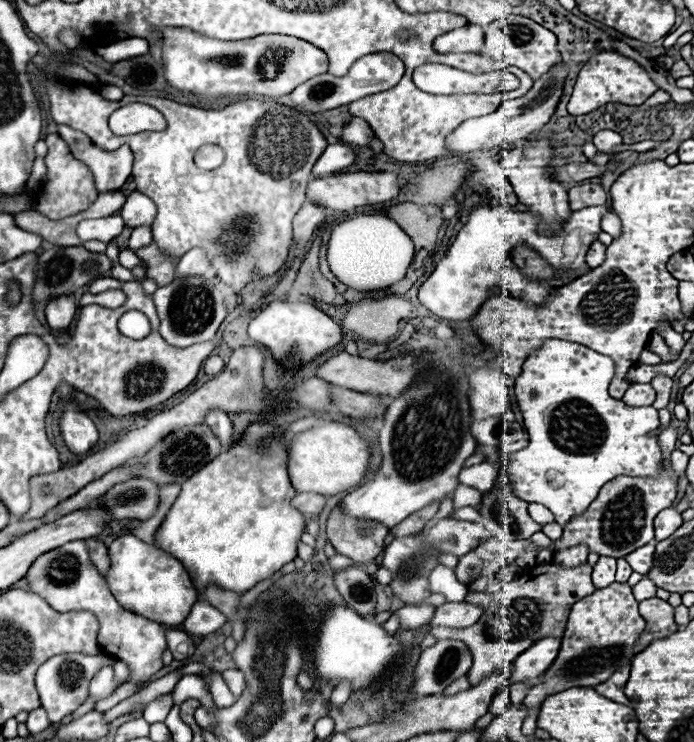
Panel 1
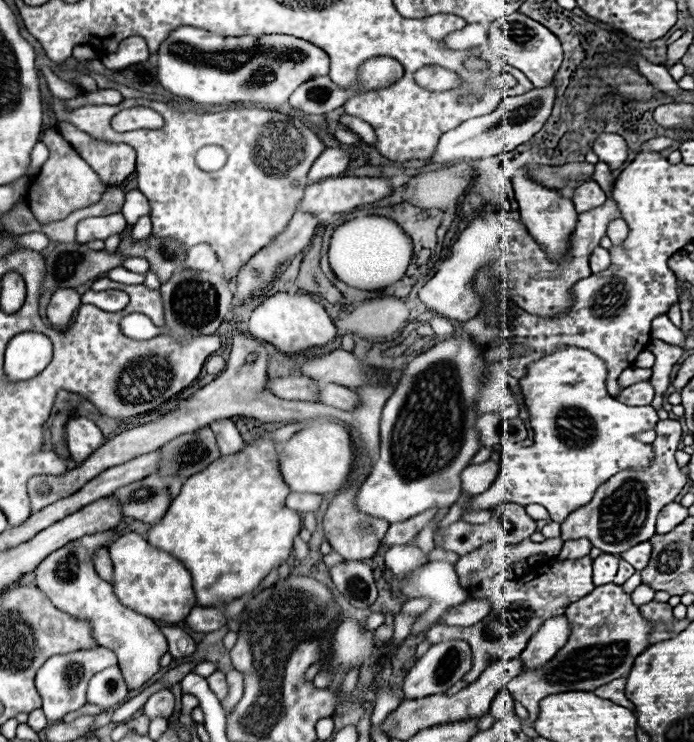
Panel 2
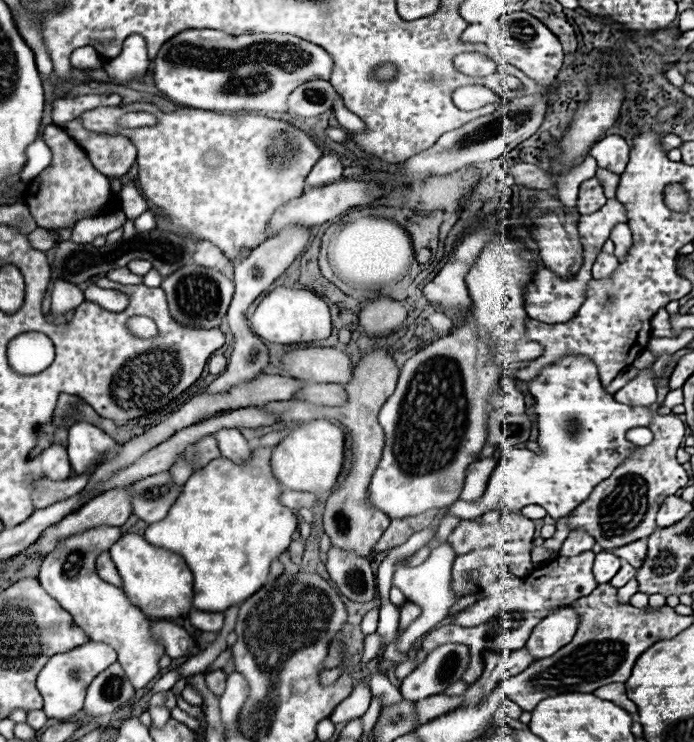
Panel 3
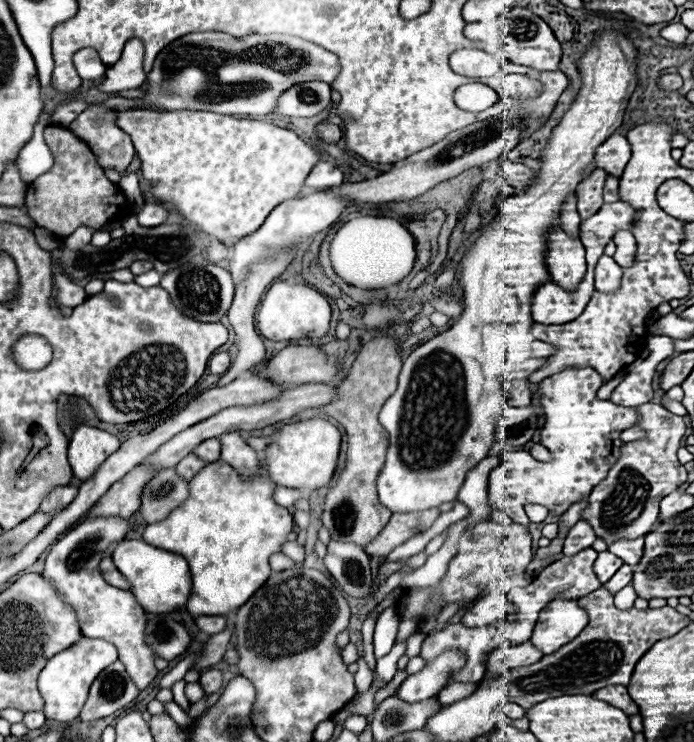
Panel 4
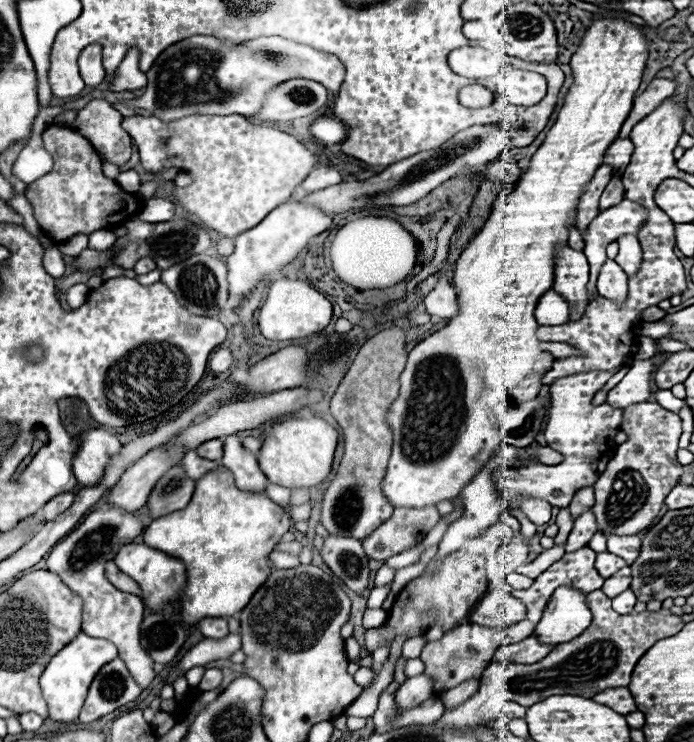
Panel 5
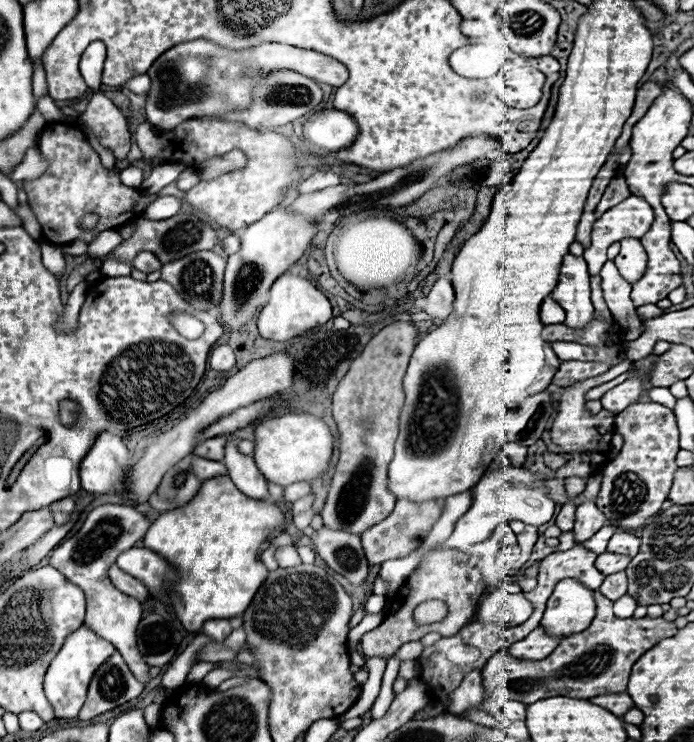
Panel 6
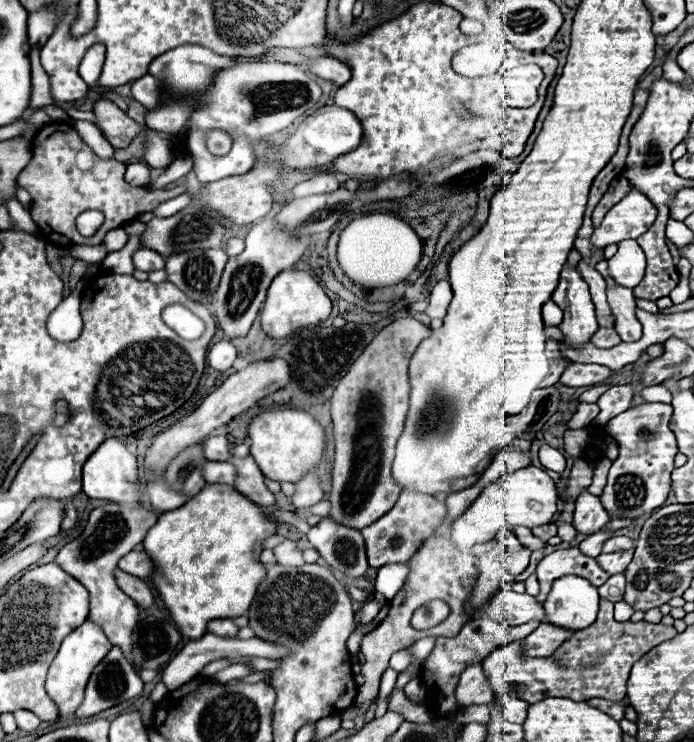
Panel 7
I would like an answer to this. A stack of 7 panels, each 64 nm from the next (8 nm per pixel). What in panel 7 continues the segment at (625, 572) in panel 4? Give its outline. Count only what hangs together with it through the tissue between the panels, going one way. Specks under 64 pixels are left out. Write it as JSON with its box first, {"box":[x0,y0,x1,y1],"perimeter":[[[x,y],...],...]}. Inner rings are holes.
{"box":[598,574,626,602],"perimeter":[[[614,574],[614,576],[610,576],[610,578],[608,578],[600,588],[598,588],[600,598],[610,600],[610,602],[622,602],[624,586],[626,586],[624,574]]]}

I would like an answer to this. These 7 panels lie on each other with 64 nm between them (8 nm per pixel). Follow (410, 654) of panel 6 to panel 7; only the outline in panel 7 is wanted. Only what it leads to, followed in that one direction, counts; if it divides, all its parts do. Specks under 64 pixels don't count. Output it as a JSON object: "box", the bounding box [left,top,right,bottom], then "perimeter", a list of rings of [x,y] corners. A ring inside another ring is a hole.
{"box":[390,648,412,672],"perimeter":[[[406,648],[406,650],[400,650],[400,652],[392,654],[390,668],[392,668],[392,670],[396,670],[396,672],[402,672],[402,670],[404,670],[404,668],[410,664],[410,660],[412,660],[410,650],[408,650],[408,648]]]}

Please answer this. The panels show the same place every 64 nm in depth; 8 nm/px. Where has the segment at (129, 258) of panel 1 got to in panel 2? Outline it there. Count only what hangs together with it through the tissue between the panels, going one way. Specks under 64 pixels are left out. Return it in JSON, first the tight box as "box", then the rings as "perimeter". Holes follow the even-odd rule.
{"box":[122,258,150,274],"perimeter":[[[130,258],[130,260],[126,260],[126,264],[122,264],[122,266],[128,268],[128,270],[132,270],[132,272],[136,272],[136,274],[146,274],[146,272],[150,270],[148,260],[142,260],[142,258]]]}

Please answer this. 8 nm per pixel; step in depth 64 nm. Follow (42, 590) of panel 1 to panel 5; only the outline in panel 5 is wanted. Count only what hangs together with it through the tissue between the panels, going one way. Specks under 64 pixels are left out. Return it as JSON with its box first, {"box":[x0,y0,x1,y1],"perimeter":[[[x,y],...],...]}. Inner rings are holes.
{"box":[46,508,156,688],"perimeter":[[[122,508],[94,510],[84,518],[84,522],[76,530],[72,530],[52,548],[46,566],[48,570],[62,576],[64,584],[78,592],[78,596],[84,600],[82,630],[94,638],[104,638],[116,644],[120,658],[126,662],[132,678],[142,688],[146,688],[156,674],[152,670],[154,662],[146,656],[146,652],[142,652],[142,646],[138,644],[138,628],[144,620],[144,604],[138,596],[114,588],[104,576],[104,564],[108,560],[114,560],[118,550],[124,544],[134,542],[134,538],[142,532],[144,524],[134,512],[126,512]]]}

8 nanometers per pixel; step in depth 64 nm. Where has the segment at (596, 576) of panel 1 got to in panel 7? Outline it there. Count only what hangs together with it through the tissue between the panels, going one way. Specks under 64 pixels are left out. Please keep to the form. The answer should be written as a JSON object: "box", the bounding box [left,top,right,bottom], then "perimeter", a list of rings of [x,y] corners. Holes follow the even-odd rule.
{"box":[598,550,634,574],"perimeter":[[[624,550],[624,552],[614,552],[614,554],[600,554],[598,562],[602,564],[602,568],[606,568],[610,574],[618,574],[626,570],[626,564],[630,564],[634,550]]]}

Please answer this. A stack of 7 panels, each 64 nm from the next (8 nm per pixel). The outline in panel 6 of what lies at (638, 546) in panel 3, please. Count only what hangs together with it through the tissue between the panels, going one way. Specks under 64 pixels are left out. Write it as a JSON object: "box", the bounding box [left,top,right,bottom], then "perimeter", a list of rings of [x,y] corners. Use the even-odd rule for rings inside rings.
{"box":[606,532,640,556],"perimeter":[[[618,532],[610,538],[606,552],[614,552],[614,554],[626,554],[626,556],[636,556],[640,546],[640,540],[632,534],[626,532]]]}

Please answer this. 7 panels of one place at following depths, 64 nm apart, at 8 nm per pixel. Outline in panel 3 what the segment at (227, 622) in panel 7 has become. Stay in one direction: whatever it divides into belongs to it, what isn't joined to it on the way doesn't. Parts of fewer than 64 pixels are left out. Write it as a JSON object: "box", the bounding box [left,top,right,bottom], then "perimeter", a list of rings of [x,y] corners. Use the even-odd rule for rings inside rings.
{"box":[190,612,224,632],"perimeter":[[[190,612],[190,622],[202,632],[220,632],[224,616],[220,612]]]}

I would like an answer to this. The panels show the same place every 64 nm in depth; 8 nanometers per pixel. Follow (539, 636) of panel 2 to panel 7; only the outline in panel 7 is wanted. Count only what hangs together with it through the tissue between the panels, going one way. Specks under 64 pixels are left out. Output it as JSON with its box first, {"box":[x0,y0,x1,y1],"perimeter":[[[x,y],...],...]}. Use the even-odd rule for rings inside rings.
{"box":[544,574,598,628],"perimeter":[[[568,574],[562,578],[556,578],[552,582],[552,588],[544,600],[544,608],[546,608],[546,620],[550,620],[552,624],[562,624],[562,628],[588,628],[590,624],[594,624],[596,614],[598,614],[598,588],[576,574]]]}

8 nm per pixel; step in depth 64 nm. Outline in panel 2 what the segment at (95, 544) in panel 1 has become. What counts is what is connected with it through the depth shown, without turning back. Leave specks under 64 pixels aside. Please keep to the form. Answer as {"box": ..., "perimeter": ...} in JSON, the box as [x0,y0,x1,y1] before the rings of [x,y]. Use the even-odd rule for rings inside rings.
{"box":[94,548,114,582],"perimeter":[[[108,548],[96,550],[94,564],[96,564],[96,572],[100,574],[100,578],[104,578],[106,582],[114,582],[114,564],[108,556]]]}

